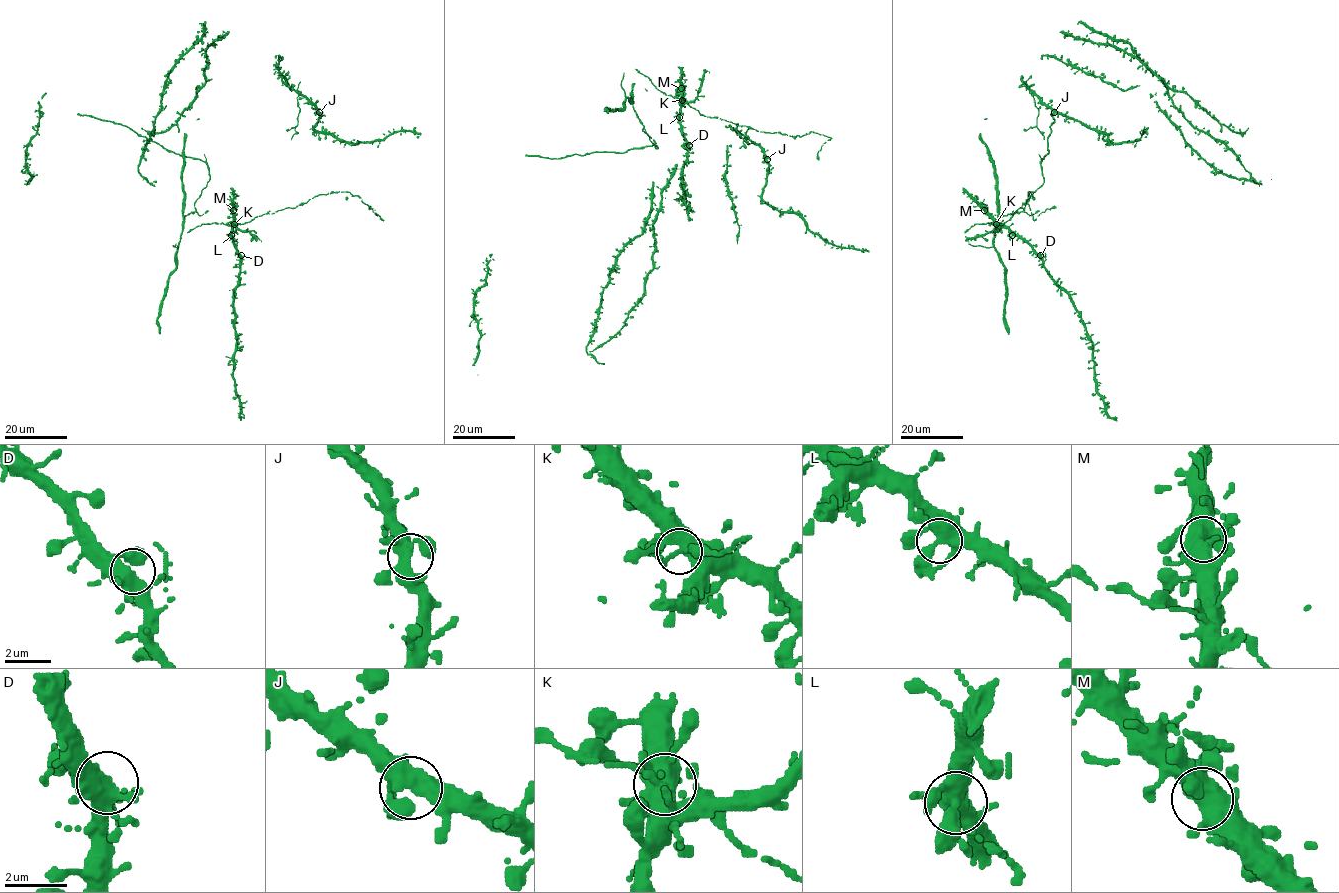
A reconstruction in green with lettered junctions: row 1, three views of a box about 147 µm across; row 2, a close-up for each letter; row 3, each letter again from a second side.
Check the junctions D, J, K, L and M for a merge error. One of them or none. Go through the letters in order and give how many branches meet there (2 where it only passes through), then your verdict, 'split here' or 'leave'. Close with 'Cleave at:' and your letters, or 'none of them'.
D: 5 branches meet; leave
J: 6 branches meet; leave
K: 5 branches meet; leave
L: 5 branches meet; leave
M: 5 branches meet; leave
Cleave at: none of them

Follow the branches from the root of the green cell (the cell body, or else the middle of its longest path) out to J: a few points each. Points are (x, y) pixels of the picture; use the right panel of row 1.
J: (1041, 133), (1037, 126), (1039, 110), (1032, 94), (1054, 112)

